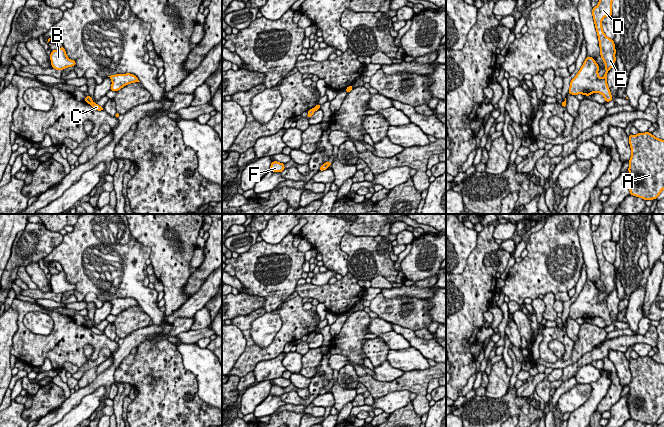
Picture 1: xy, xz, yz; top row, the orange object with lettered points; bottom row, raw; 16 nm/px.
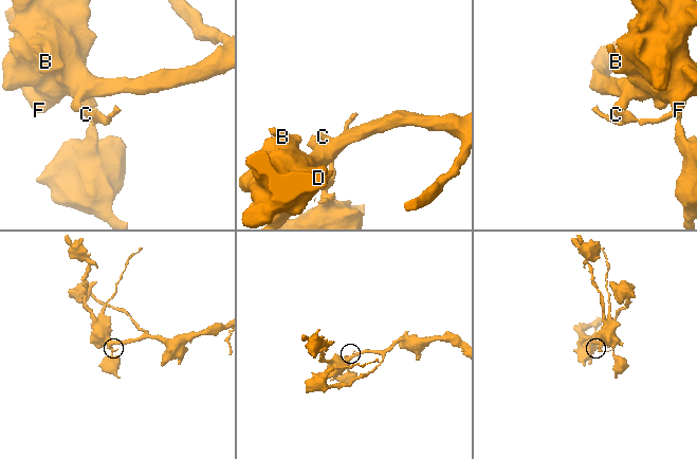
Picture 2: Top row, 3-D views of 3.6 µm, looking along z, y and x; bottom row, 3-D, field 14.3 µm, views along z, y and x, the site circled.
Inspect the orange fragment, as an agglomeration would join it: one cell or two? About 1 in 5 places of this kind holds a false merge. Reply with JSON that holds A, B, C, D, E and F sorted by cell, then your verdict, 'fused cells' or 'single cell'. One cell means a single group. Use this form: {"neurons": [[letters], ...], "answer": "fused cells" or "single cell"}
{"neurons": [["A", "C"], ["B", "D", "E", "F"]], "answer": "fused cells"}

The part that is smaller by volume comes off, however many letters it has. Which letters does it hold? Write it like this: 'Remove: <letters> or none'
Remove: A, C

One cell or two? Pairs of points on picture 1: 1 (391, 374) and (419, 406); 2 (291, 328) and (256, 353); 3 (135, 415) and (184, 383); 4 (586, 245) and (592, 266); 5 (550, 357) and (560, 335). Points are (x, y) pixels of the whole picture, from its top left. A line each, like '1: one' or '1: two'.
1: two
2: one
3: one
4: one
5: one

